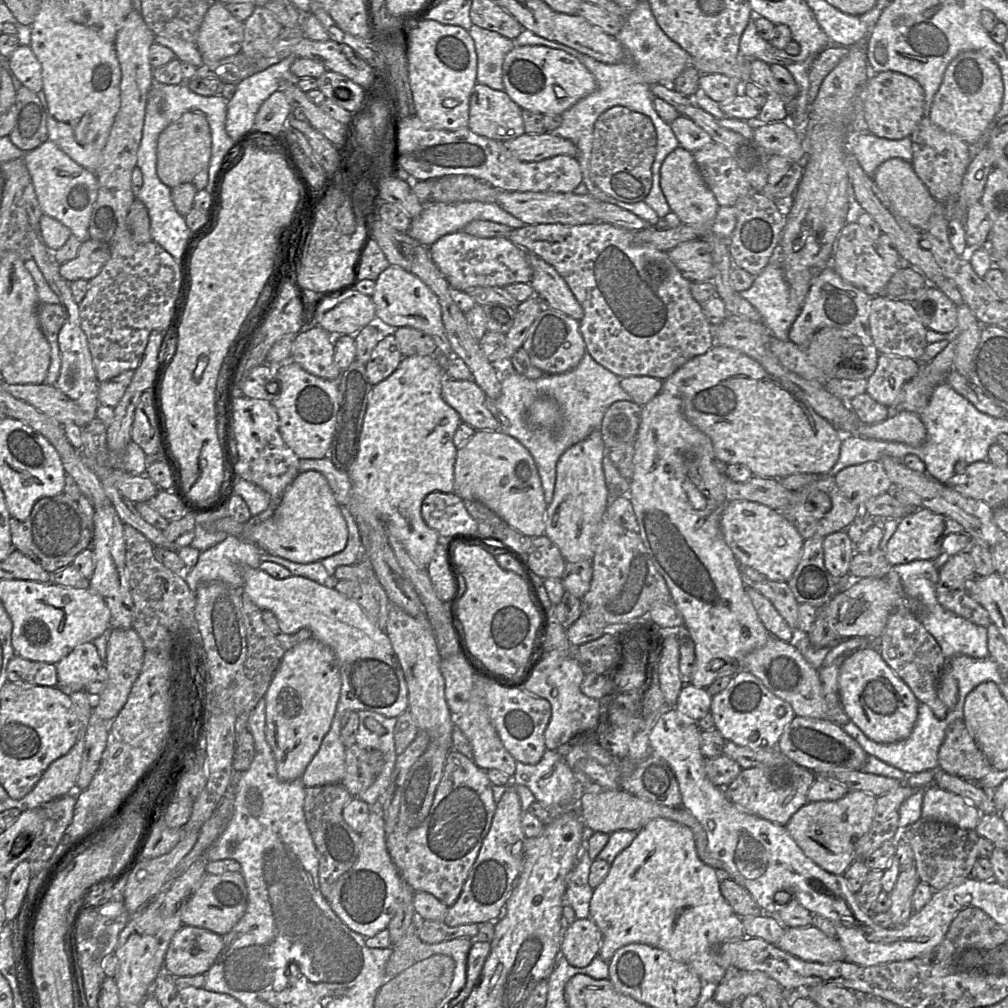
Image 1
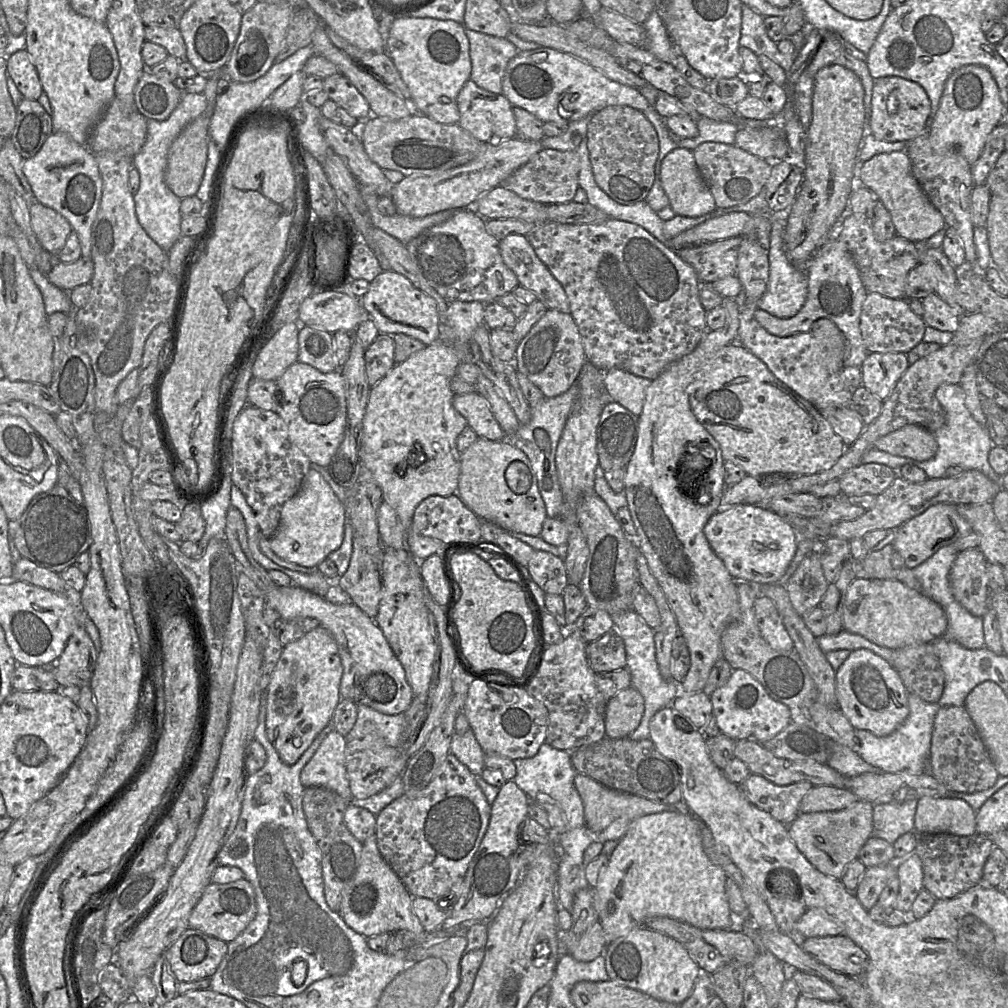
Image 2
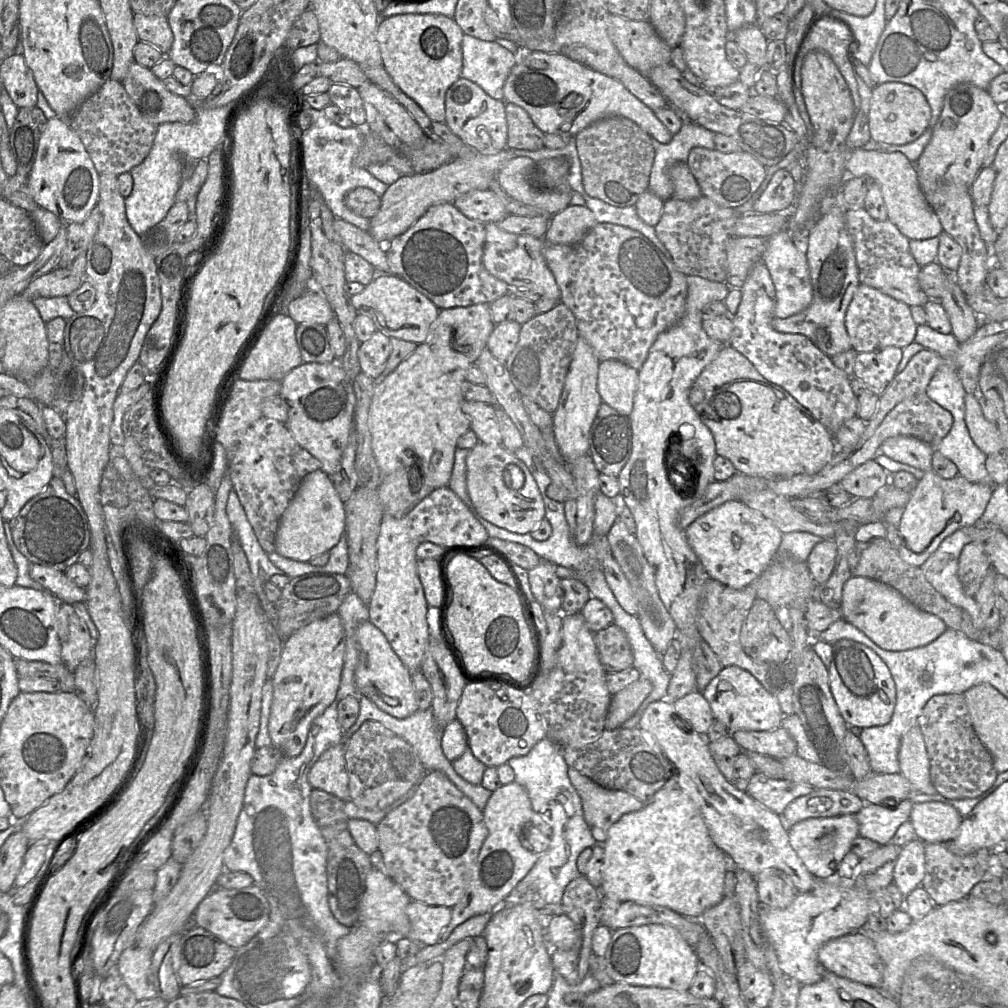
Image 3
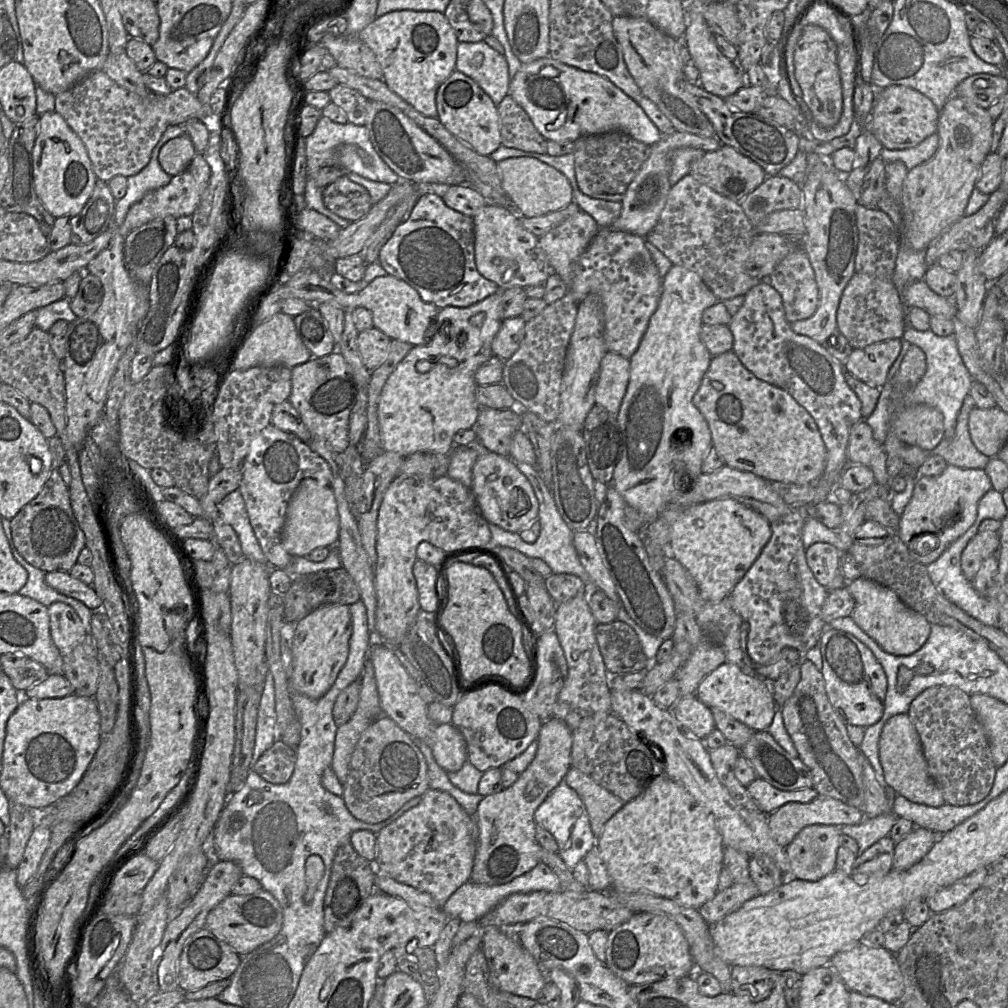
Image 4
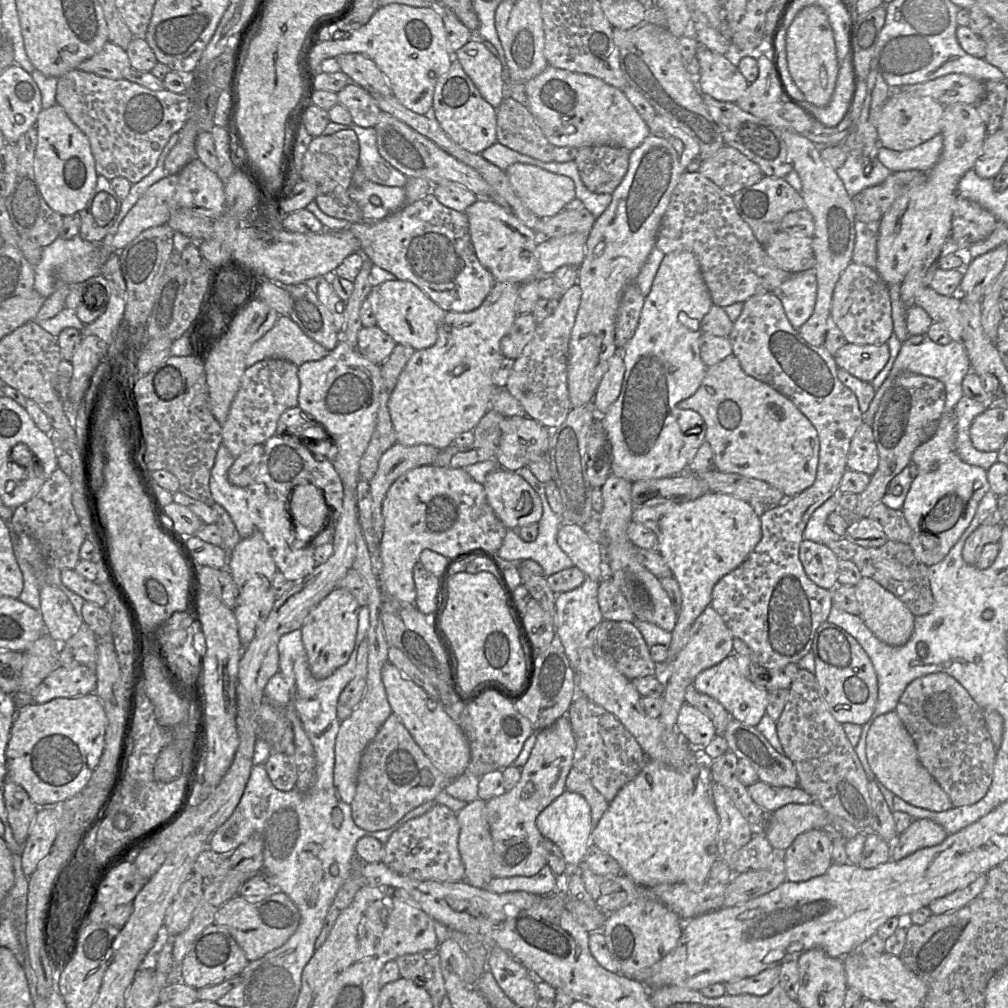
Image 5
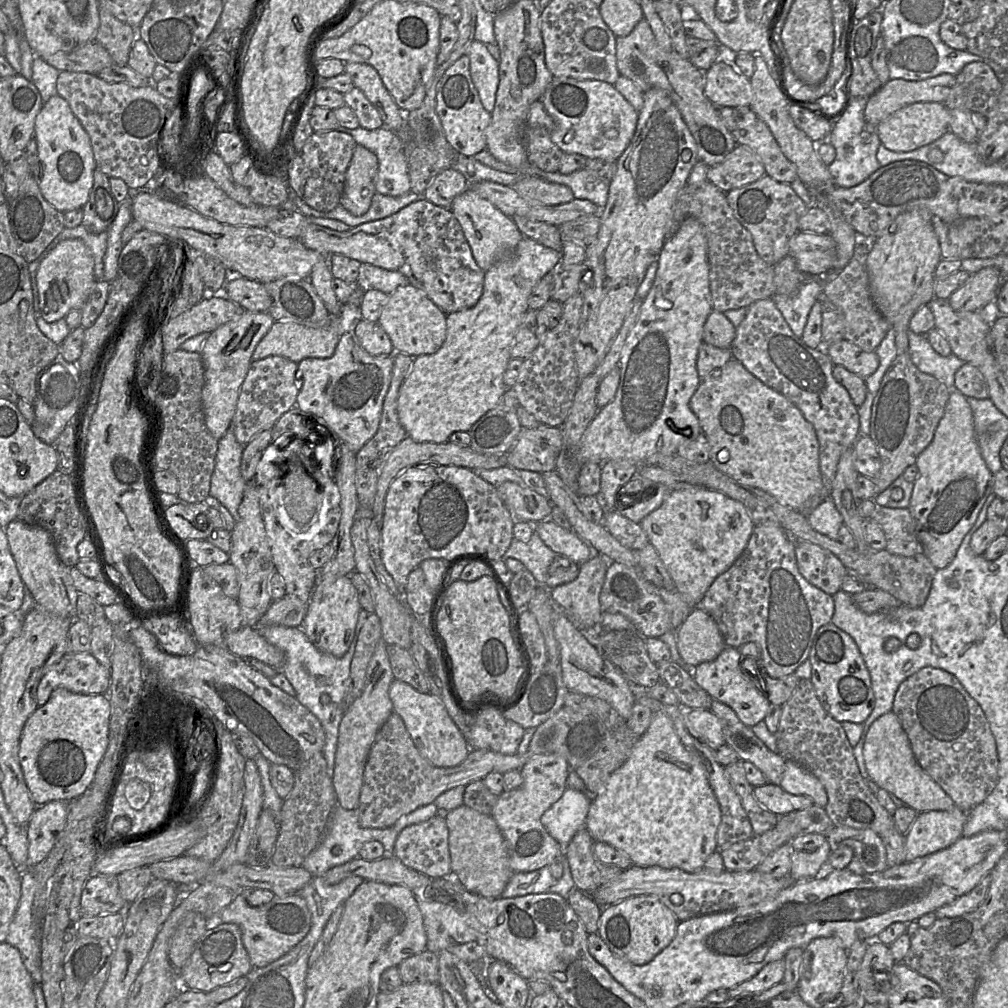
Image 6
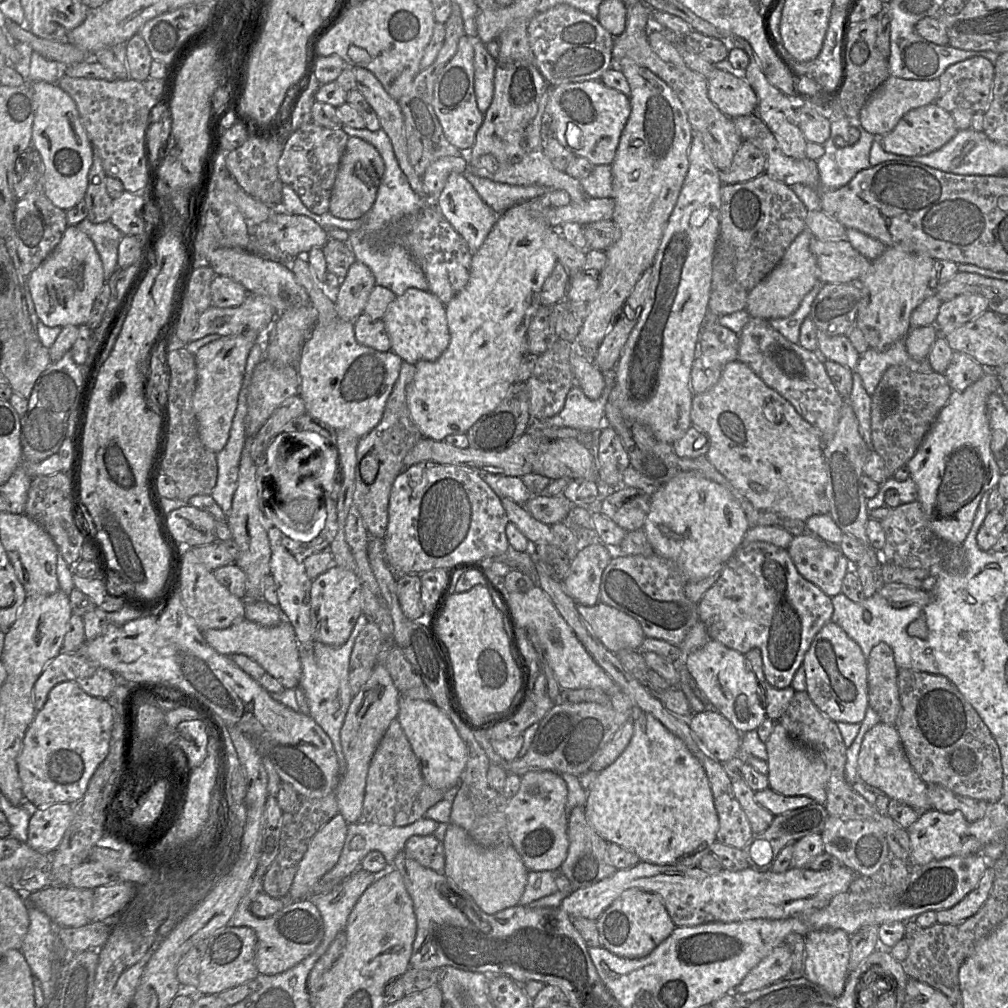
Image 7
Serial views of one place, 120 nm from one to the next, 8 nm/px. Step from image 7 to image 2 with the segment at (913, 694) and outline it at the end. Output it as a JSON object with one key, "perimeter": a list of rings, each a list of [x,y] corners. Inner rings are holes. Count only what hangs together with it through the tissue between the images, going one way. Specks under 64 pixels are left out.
{"perimeter":[[[965,706],[941,707],[934,720],[929,772],[948,790],[975,793],[994,786],[1000,777]]]}

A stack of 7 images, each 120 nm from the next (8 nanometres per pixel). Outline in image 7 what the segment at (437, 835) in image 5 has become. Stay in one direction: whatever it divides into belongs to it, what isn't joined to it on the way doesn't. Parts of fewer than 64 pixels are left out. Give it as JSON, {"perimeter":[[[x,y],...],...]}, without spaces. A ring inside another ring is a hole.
{"perimeter":[[[412,835],[405,842],[405,854],[422,866],[437,873],[443,873],[445,868],[445,854],[443,842],[433,835]]]}

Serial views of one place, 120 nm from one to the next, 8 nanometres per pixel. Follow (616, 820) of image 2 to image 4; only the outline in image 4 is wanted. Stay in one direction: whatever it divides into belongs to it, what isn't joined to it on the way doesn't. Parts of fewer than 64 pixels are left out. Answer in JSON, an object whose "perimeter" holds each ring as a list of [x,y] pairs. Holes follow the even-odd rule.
{"perimeter":[[[570,767],[564,780],[585,804],[592,832],[599,838],[603,833],[605,823],[627,802],[575,767]]]}

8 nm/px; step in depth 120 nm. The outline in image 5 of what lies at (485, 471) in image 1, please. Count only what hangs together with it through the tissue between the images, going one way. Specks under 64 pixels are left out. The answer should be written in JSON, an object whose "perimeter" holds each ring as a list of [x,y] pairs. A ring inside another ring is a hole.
{"perimeter":[[[498,467],[483,483],[487,502],[507,529],[538,523],[543,514],[539,495],[519,474]]]}

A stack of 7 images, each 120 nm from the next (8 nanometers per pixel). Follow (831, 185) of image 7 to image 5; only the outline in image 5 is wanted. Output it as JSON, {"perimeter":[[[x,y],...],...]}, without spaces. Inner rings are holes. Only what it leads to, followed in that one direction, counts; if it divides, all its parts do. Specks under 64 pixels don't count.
{"perimeter":[[[855,143],[854,148],[846,153],[844,164],[835,170],[851,198],[868,187],[882,183],[892,173],[877,157],[871,161],[863,156],[862,148],[862,145]],[[866,164],[872,164],[868,174],[864,172]]]}

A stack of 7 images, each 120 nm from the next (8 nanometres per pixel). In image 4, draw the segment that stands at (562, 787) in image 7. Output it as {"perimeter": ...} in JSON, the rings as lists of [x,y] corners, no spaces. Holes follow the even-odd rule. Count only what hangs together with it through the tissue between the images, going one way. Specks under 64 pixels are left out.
{"perimeter":[[[550,717],[543,720],[537,737],[538,749],[530,765],[519,774],[518,779],[499,793],[485,796],[476,810],[478,844],[470,881],[482,885],[505,884],[532,870],[541,862],[541,845],[536,838],[534,813],[548,795],[564,779],[571,765],[573,735],[570,728],[560,719]]]}

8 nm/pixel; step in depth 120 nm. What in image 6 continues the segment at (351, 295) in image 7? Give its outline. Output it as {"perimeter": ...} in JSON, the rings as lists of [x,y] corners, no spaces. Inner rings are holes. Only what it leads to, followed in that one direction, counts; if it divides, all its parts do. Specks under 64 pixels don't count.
{"perimeter":[[[330,313],[329,322],[319,328],[307,327],[293,321],[275,321],[257,344],[252,354],[252,361],[268,356],[282,356],[296,363],[305,358],[329,358],[334,353],[341,334],[340,315],[331,316]]]}

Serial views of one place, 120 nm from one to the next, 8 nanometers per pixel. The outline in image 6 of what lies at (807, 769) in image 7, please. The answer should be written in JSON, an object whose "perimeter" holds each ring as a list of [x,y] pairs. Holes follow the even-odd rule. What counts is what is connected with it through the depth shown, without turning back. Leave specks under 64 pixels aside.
{"perimeter":[[[791,760],[785,761],[779,786],[790,794],[809,797],[818,807],[825,809],[827,805],[827,793],[820,780]]]}

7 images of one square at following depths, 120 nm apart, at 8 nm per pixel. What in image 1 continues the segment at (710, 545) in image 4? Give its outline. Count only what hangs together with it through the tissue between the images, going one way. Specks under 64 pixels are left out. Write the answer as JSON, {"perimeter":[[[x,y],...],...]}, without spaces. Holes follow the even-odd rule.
{"perimeter":[[[752,501],[728,502],[720,527],[740,566],[751,567],[776,582],[787,583],[791,578],[800,561],[804,539],[779,511]]]}

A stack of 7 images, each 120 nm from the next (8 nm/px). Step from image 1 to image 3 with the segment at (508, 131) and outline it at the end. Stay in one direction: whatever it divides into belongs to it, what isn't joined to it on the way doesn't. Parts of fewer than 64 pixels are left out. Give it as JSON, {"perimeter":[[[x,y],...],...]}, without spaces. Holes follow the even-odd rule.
{"perimeter":[[[460,77],[445,94],[445,124],[467,145],[489,155],[507,148],[505,101],[490,97],[472,81]]]}

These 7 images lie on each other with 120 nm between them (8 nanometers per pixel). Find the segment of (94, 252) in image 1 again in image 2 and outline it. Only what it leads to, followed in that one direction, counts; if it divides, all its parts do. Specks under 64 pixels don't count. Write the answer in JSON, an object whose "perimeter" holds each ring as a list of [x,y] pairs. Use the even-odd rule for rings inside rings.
{"perimeter":[[[80,257],[75,262],[57,262],[46,276],[51,284],[64,292],[70,292],[79,285],[90,283],[93,272],[92,259]]]}

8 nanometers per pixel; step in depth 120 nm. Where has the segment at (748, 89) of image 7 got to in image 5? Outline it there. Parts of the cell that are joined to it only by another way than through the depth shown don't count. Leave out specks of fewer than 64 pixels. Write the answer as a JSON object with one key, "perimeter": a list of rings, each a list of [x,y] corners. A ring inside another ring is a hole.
{"perimeter":[[[701,44],[697,47],[696,57],[700,65],[696,77],[699,91],[718,101],[736,103],[749,86],[737,66]]]}

